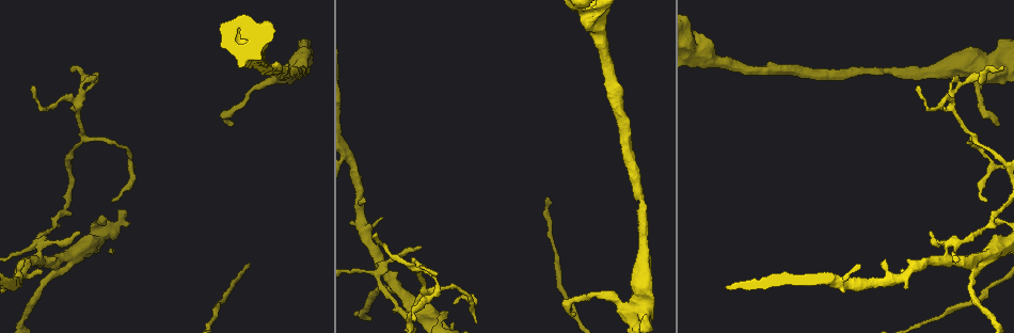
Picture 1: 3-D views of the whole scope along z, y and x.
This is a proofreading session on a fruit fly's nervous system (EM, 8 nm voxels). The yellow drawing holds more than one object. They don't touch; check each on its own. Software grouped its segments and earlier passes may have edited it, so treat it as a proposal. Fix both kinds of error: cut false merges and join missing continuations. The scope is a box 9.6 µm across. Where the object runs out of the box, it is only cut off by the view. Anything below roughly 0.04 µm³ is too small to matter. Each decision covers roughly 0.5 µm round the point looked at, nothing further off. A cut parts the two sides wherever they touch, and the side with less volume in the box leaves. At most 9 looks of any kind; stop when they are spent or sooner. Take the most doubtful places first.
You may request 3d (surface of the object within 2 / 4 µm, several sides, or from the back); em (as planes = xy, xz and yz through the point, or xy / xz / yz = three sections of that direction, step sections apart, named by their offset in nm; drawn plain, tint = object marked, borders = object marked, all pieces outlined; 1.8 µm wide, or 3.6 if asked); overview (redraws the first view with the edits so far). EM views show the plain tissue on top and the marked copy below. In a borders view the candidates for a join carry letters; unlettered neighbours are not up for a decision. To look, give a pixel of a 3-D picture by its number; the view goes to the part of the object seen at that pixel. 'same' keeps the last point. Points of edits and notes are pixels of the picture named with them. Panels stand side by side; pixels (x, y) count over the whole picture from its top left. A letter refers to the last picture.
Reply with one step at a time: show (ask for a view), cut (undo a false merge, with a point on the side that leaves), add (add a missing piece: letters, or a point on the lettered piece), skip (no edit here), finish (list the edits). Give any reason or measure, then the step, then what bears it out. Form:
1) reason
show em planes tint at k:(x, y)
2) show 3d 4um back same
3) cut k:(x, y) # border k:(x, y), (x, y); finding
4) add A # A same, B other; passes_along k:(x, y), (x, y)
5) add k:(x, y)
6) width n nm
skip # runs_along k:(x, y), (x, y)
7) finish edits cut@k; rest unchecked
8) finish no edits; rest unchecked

sharp bend
show 3d 2um back at 1:(638, 299)

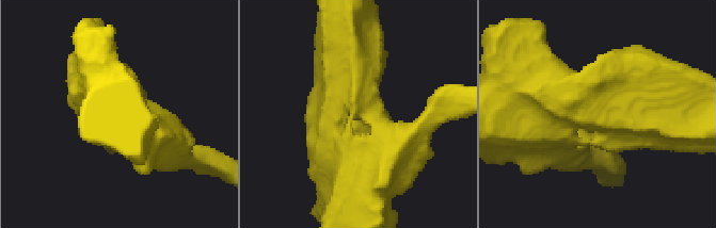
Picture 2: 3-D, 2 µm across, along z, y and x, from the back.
arms 4; shape alone is not enough
show em xz step 16 tint at 2:(355, 114)

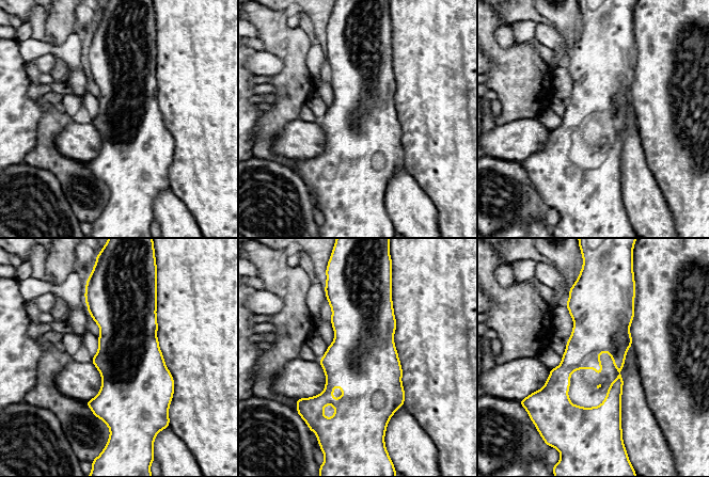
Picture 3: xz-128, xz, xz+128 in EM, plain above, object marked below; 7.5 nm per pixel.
cut it another way
show em planes borders same

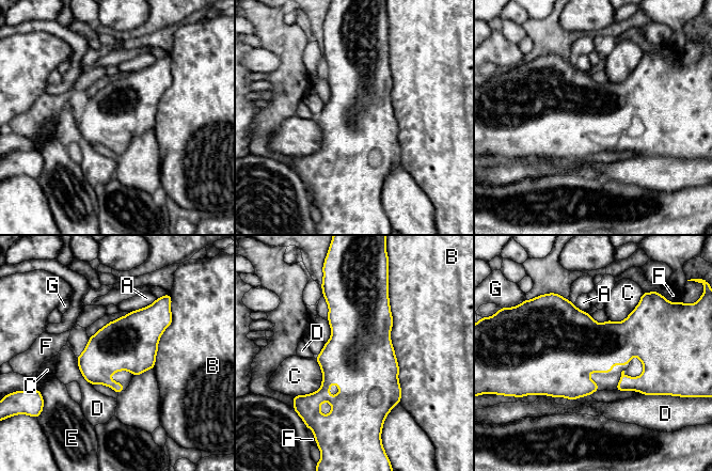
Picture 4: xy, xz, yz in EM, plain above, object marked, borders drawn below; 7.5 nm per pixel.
skip # A other, B other, C other, D other, E other, F other, G other; border 4:(316, 359), (321, 386), (293, 396); all the same neuron

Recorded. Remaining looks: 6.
thin end
show 3d 2um at 1:(995, 126)

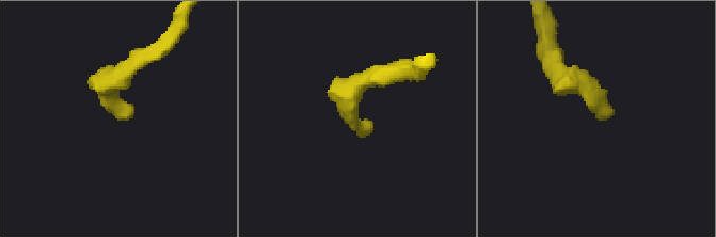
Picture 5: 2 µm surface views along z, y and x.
shape alone is not enough
show em planes borders at 5:(127, 117)

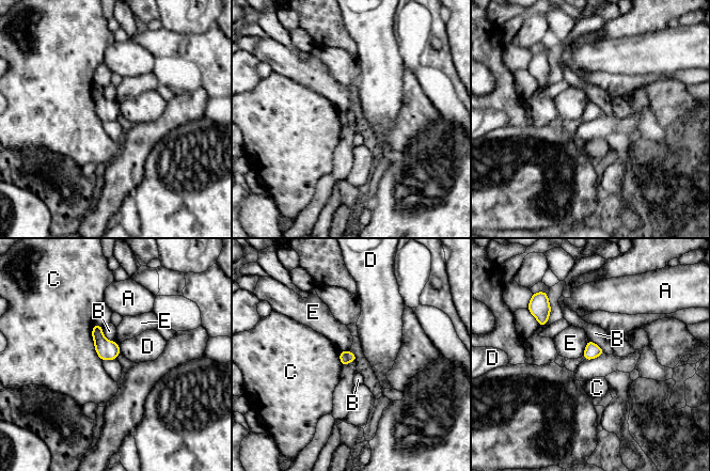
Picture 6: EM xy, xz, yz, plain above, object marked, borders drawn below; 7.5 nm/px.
width 100 nm
skip # A other, B other, C other, D other, E other; border 6:(588, 341), (583, 356); none of them fits

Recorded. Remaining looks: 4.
free end
show em xy step 16 borders at 1:(41, 274)

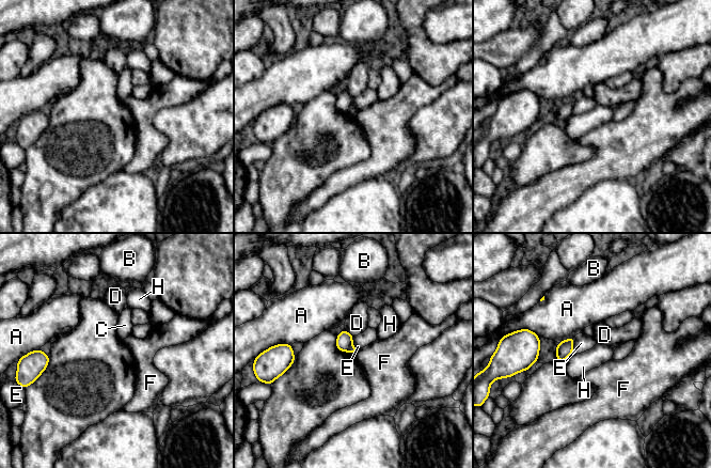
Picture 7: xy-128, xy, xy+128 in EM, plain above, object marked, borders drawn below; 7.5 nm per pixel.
skip # A other, B other, C other, D other, E other, F other, H other; border 7:(572, 354), (562, 362); none of them fits

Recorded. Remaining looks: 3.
branch stops here
show em xz step 16 borders at 1:(998, 218)

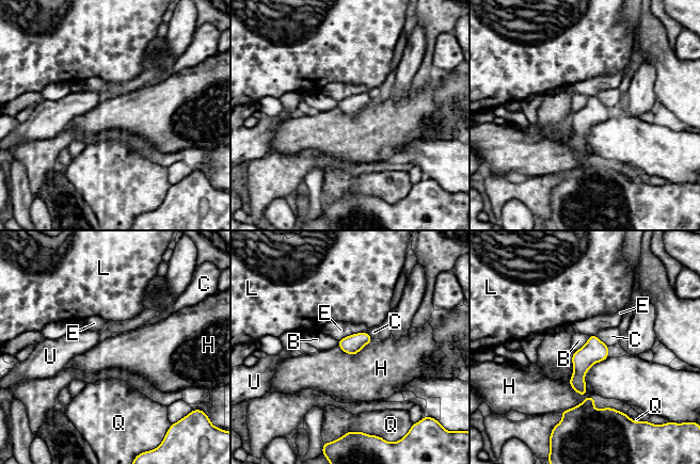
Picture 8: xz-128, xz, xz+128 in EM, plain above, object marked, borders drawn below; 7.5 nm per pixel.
width 140 nm
skip # B other, C other, E other, H other, L other, Q other, U other; border 8:(372, 339), (353, 354), (338, 346); no lettered piece goes on from it

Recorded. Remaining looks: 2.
finish no edits; rest unchecked

